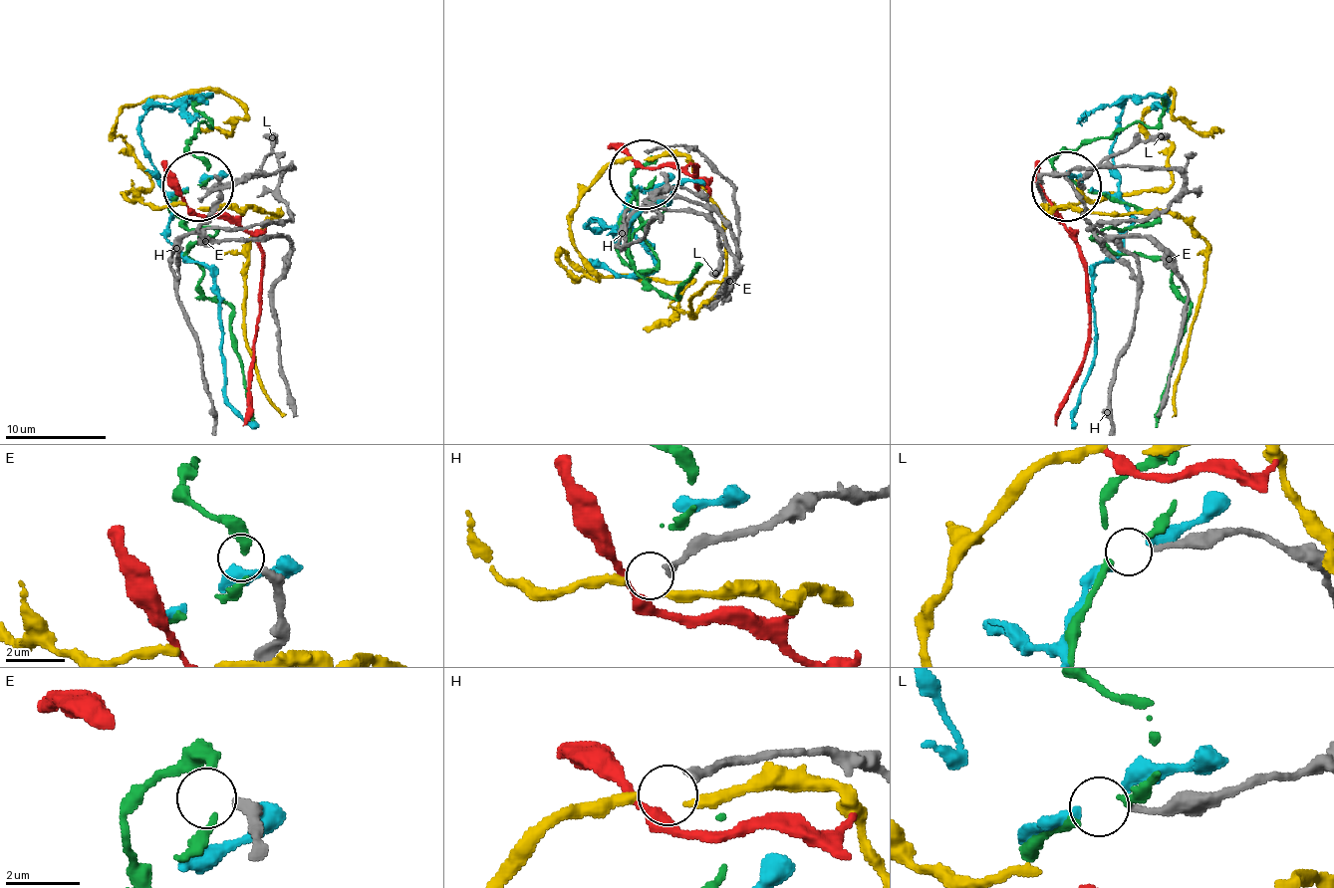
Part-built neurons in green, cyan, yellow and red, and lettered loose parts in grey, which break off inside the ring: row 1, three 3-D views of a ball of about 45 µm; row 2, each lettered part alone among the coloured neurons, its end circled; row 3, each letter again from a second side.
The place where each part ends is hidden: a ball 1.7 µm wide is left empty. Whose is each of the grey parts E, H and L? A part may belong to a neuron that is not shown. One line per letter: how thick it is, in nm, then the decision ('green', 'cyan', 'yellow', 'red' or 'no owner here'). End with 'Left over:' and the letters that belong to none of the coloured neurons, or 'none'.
E: calibre 280 nm; no owner here
H: calibre 240 nm; no owner here
L: calibre 150 nm; green
Left over: E, H

